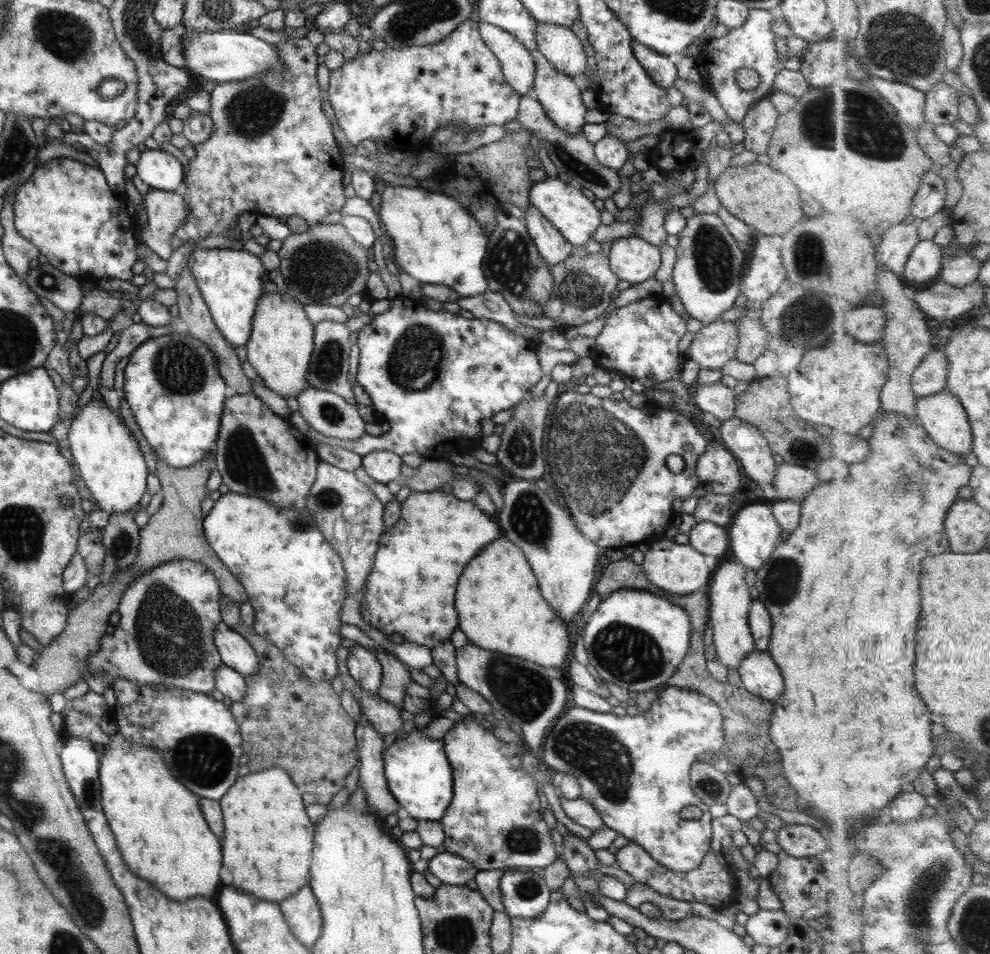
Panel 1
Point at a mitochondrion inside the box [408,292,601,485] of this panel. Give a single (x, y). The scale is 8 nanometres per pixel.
(521, 446)

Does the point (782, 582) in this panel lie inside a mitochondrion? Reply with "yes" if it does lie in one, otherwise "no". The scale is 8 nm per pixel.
yes

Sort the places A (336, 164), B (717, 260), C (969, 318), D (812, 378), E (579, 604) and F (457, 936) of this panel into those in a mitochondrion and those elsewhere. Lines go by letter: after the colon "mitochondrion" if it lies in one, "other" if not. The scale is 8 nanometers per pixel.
A: other
B: mitochondrion
C: other
D: other
E: other
F: mitochondrion

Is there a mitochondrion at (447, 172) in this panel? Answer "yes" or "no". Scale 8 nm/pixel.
no

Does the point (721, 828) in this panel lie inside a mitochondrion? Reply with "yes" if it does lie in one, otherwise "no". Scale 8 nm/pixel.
no

